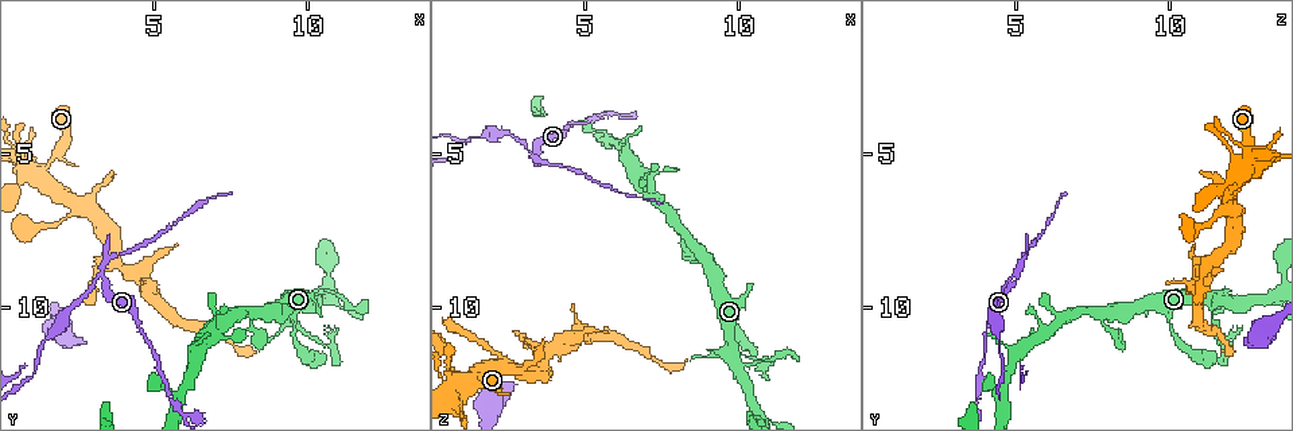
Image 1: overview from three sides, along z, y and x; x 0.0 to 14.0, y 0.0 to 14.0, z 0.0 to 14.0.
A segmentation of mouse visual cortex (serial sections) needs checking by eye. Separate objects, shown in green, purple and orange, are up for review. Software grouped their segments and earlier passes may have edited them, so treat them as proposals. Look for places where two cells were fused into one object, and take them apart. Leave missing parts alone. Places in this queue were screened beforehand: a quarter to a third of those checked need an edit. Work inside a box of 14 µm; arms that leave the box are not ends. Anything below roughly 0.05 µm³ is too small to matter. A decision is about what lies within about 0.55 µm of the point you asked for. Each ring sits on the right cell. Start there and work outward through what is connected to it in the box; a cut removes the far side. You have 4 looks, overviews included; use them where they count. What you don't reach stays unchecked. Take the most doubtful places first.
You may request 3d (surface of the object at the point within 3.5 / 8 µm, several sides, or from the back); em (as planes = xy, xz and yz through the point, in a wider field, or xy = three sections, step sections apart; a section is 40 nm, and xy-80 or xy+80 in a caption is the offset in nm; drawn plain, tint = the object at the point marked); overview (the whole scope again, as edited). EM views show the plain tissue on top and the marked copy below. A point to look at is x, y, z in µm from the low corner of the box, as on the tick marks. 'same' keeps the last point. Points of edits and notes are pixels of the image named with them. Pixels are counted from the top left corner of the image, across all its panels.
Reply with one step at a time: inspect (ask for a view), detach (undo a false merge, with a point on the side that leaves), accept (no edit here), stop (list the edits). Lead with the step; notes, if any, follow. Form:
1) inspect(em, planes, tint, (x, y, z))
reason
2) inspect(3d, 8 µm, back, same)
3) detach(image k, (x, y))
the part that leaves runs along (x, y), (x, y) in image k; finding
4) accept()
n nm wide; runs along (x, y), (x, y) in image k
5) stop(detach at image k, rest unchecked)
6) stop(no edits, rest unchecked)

inspect(3d, 3.5 µm, (3.4, 9.0, 5.0))
three arms meet

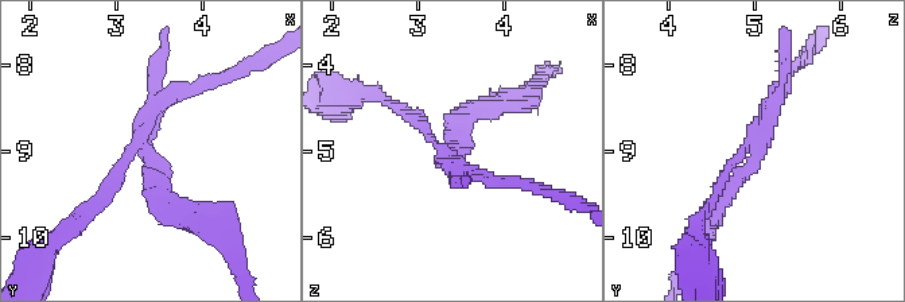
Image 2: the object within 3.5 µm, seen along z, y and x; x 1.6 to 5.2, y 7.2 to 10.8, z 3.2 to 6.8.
inspect(em, xy, step 5, tint, (3.30, 8.95, 5.05))
3 arms; arms of 150, 200, 250 nm

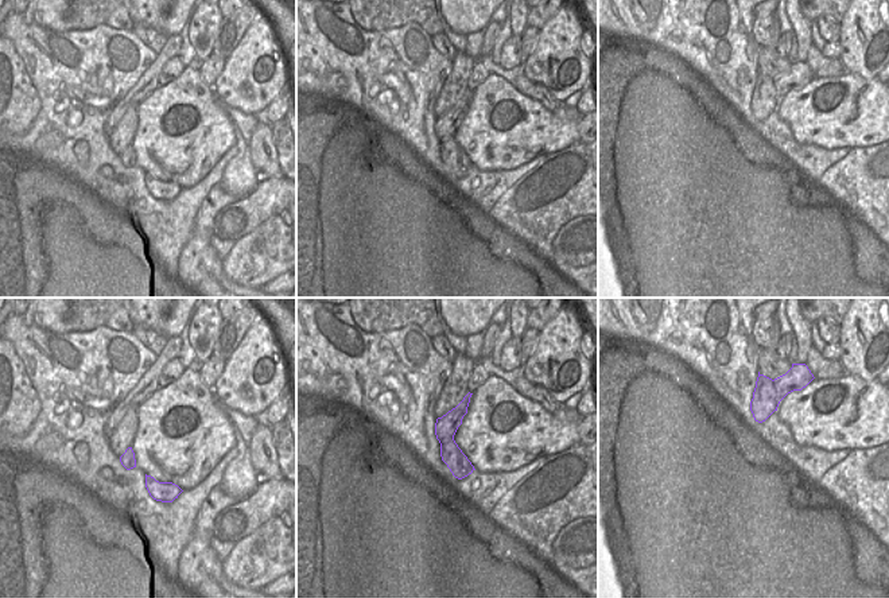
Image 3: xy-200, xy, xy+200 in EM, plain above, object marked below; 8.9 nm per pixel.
accept()
runs along (465, 403), (447, 424), (458, 474) in image 3; all the same cell

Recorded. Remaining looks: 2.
inspect(3d, 3.5 µm, (9.6, 10.6, 11.4))
calibre changes

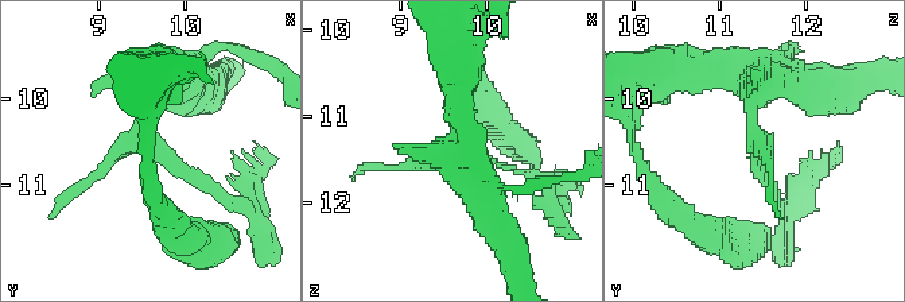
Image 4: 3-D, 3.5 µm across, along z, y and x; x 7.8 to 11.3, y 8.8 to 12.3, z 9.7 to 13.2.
inspect(em, xy, step 3, tint, (9.65, 10.55, 11.40))

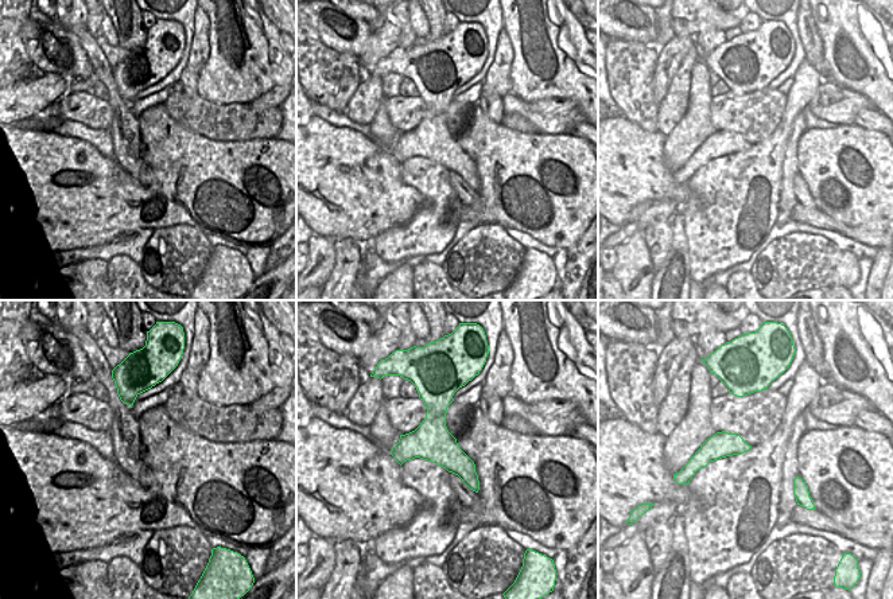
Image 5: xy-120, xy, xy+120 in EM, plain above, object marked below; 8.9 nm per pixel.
accept()
360 nm wide; runs along (164, 74), (144, 136), (226, 198) in image 4; one cell here

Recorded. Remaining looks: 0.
stop(no edits, rest unchecked)

